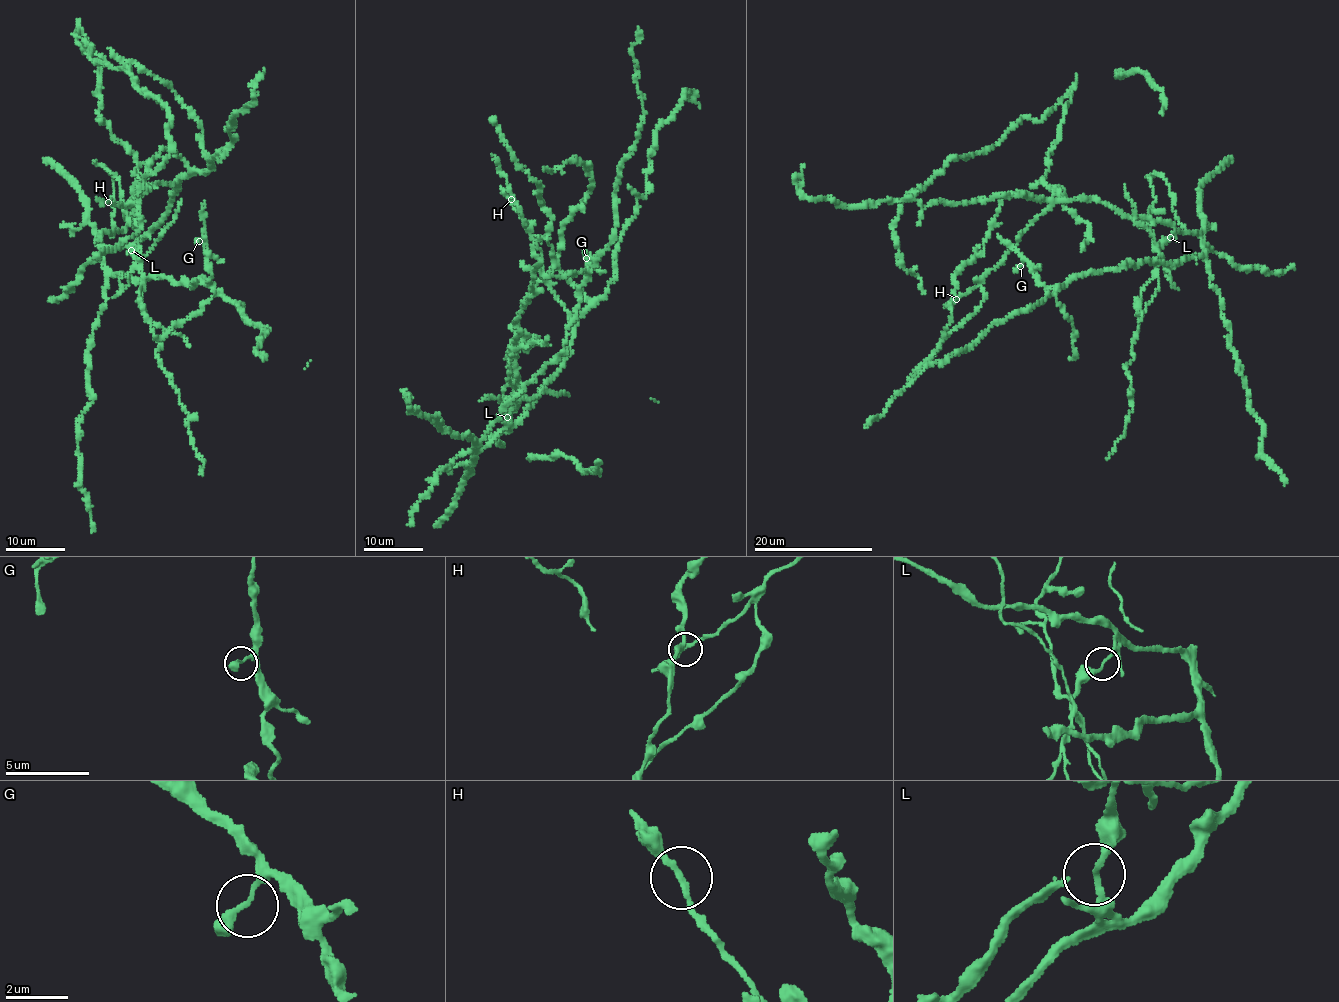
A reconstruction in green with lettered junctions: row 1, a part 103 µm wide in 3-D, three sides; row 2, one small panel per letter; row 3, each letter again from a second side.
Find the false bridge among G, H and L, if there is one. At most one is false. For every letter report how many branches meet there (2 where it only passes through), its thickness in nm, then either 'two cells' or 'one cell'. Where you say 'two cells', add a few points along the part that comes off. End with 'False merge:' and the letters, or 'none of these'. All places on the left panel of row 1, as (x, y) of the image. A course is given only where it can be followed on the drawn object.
G: 2 | 200 nm | one cell
H: 2 | 180 nm | one cell
L: 2 | 170 nm | two cells | (131, 250), (144, 284), (141, 310), (160, 344), (156, 357), (189, 414), (188, 429), (205, 464), (200, 475)
False merge: L

